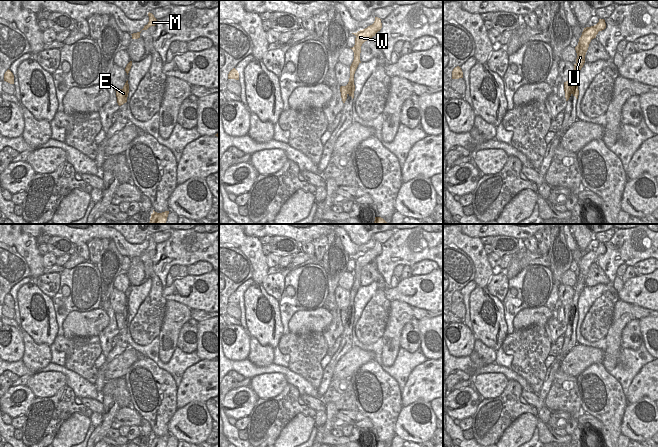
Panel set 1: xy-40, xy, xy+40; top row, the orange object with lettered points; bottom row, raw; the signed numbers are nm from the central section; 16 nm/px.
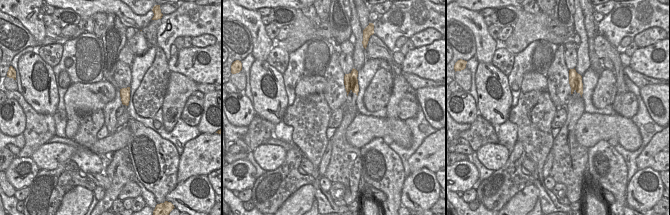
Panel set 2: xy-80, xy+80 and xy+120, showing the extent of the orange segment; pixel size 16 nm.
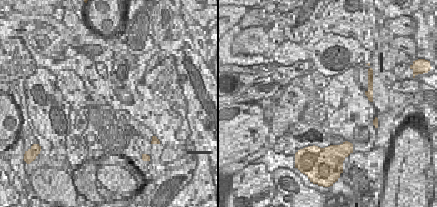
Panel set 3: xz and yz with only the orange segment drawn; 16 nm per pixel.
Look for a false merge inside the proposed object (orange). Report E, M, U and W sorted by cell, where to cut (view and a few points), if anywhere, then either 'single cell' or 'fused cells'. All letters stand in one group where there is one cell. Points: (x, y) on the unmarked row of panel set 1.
E / M U W; cut in xy along (352, 286), (357, 290); fused cells

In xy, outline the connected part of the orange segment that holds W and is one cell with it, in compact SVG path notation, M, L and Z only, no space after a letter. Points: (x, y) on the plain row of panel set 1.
M375 241L375 245L372 249L368 250L367 252L358 255L357 257L352 257L356 260L355 262L355 269L350 272L354 276L354 284L353 287L355 290L358 290L360 285L360 277L361 277L361 270L362 268L375 260L375 258L380 255L382 252L381 243L378 241Z

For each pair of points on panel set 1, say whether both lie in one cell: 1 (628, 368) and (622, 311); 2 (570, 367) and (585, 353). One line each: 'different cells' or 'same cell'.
1: different cells
2: same cell

